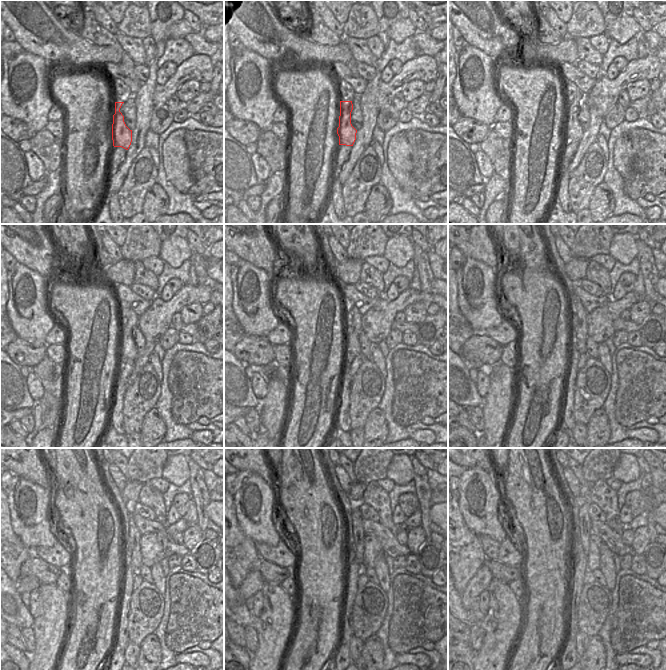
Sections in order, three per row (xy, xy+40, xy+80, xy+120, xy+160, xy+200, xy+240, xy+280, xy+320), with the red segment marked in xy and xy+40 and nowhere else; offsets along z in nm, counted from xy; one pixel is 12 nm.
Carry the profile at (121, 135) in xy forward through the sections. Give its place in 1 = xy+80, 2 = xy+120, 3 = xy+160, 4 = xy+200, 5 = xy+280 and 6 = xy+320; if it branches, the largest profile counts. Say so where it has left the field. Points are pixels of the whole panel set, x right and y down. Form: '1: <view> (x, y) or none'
1: xy+80 (573, 131)
2: xy+120 (128, 350)
3: xy+160 (352, 345)
4: xy+200 (579, 334)
5: xy+280 (355, 552)
6: xy+320 (584, 520)

